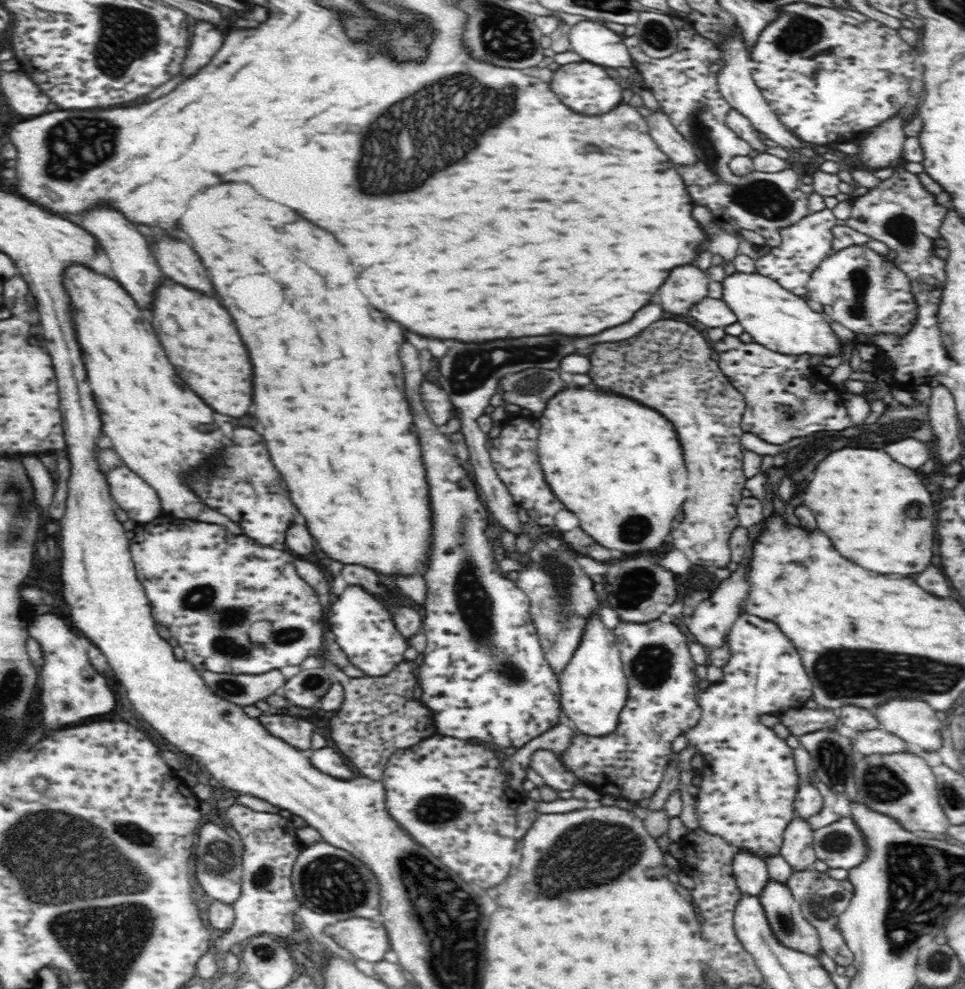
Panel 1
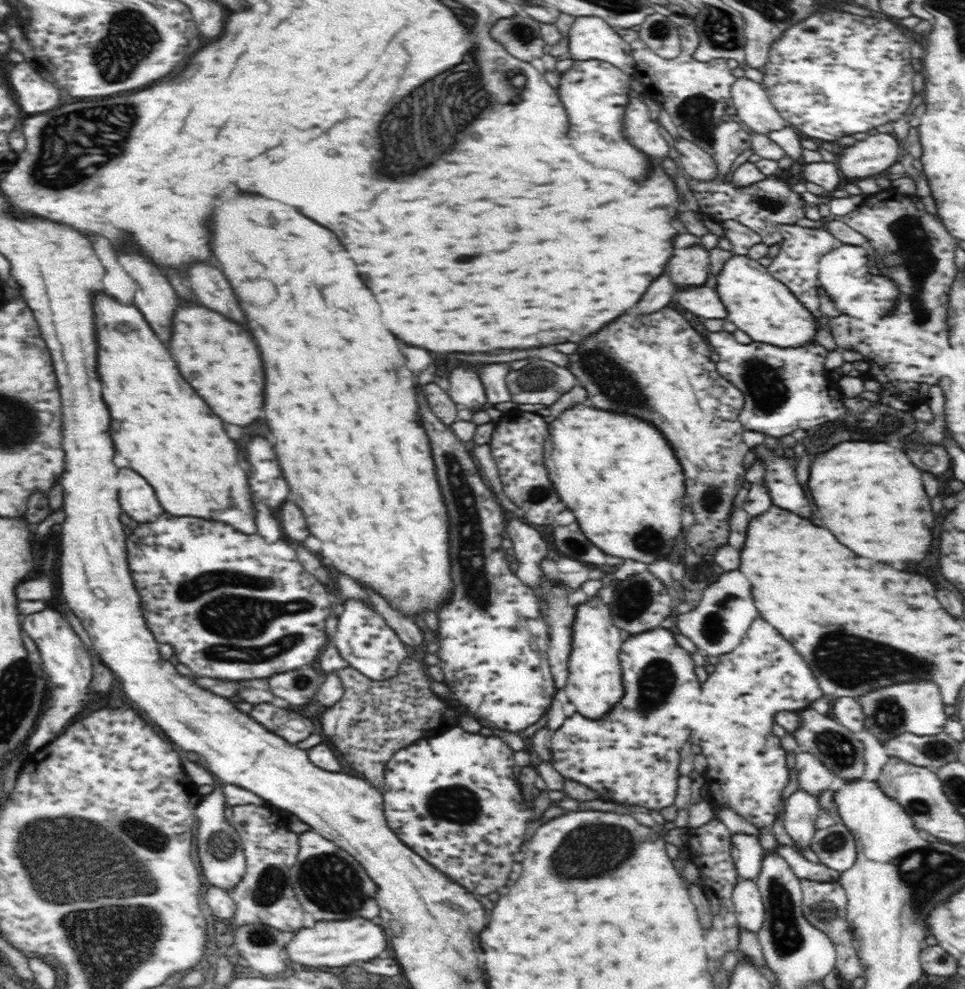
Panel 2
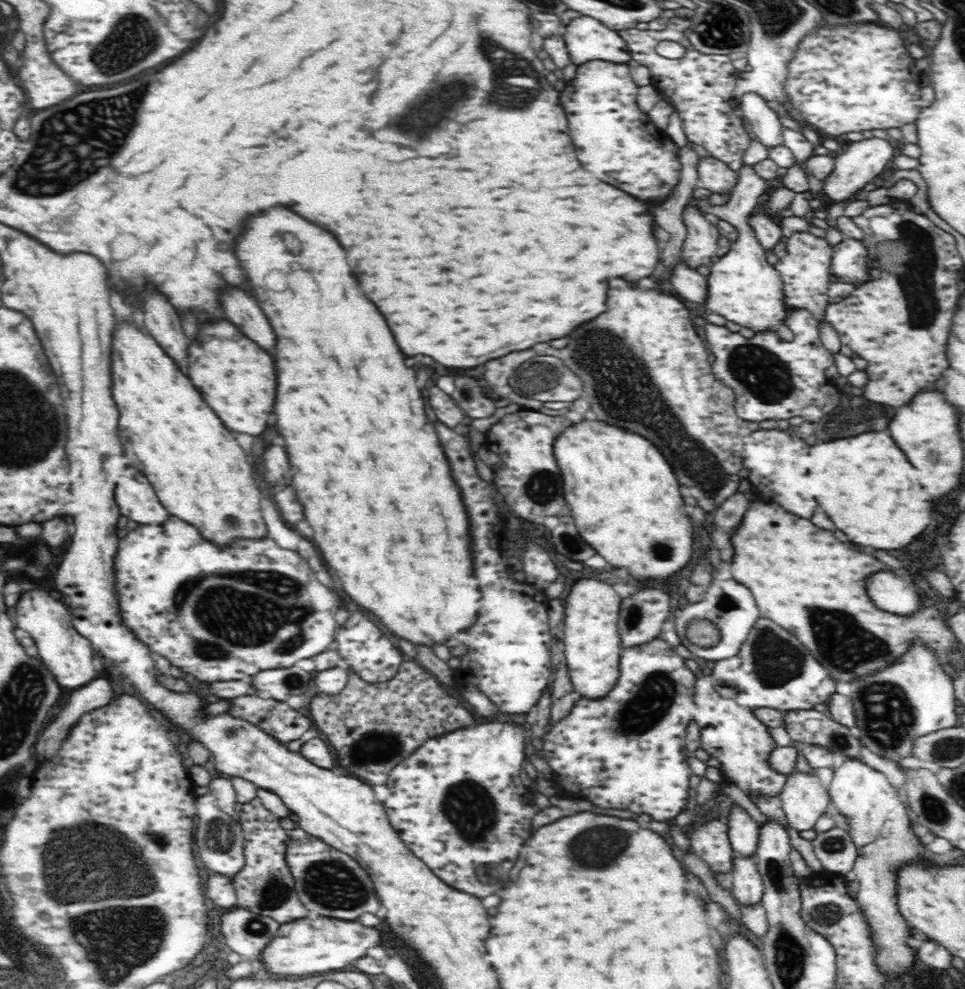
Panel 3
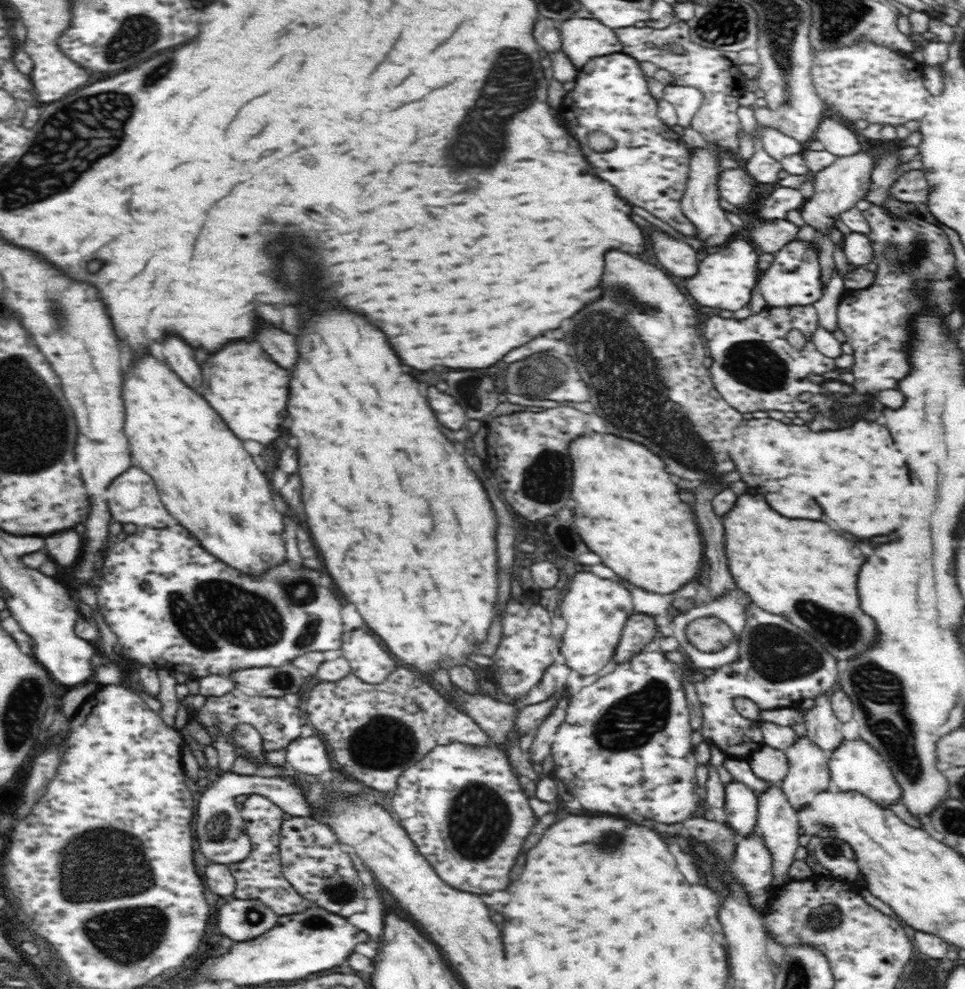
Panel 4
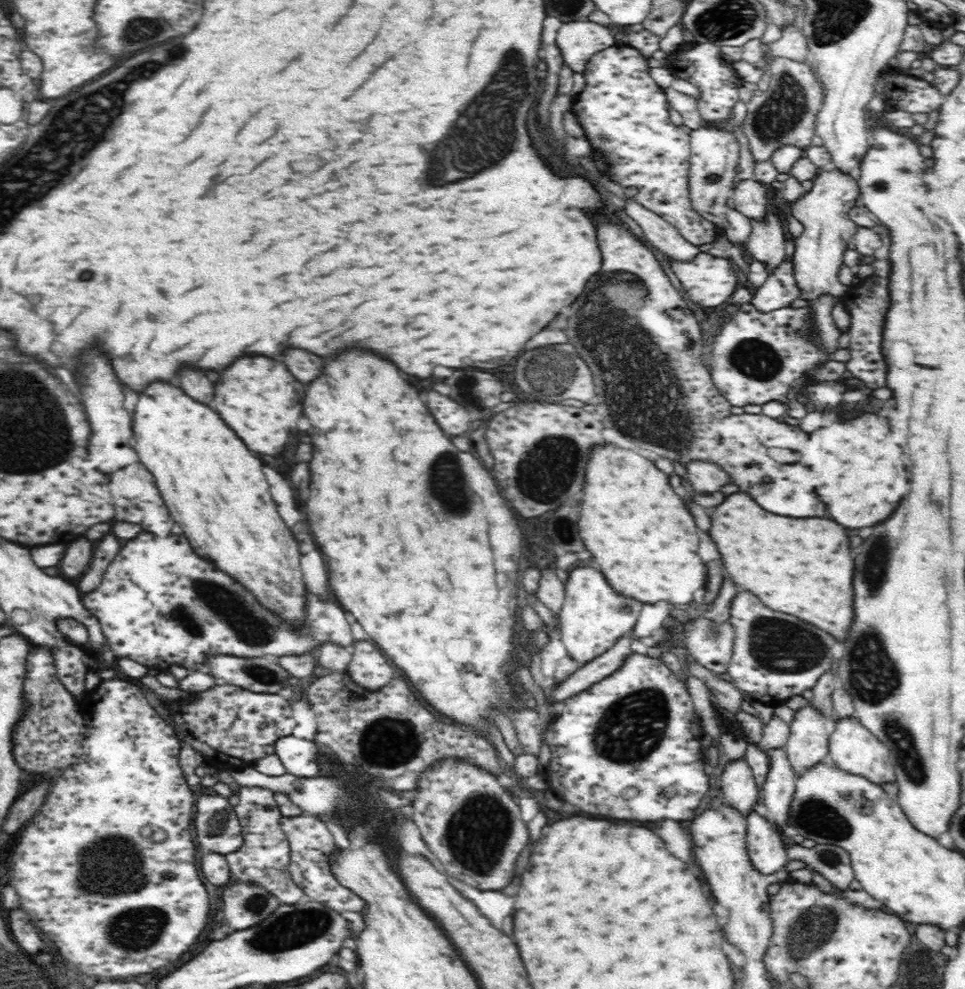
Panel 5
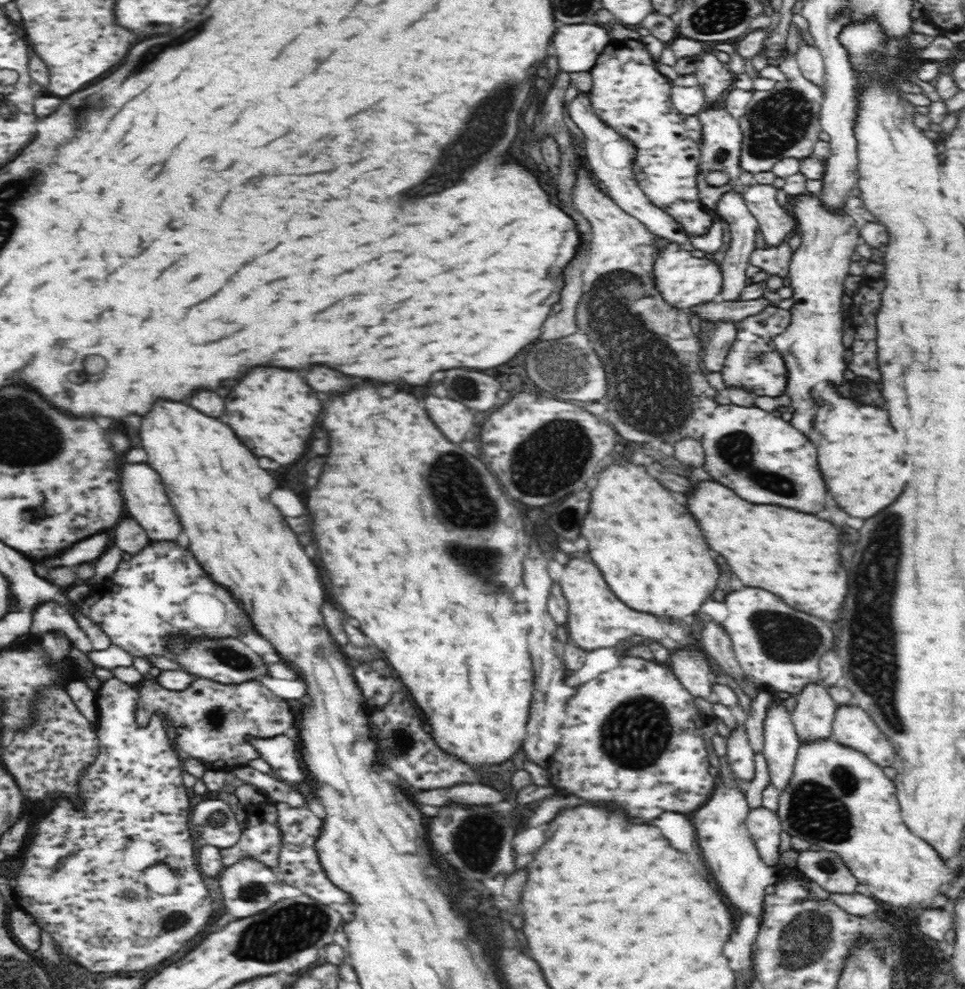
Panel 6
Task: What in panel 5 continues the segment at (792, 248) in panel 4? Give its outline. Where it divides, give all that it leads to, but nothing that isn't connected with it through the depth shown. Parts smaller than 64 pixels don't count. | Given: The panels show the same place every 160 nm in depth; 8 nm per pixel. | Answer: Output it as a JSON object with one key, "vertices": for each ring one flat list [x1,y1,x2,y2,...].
{"vertices":[[782,261,779,267,757,288,749,303,760,312,772,312,790,306,798,298,798,285,792,271,792,261]]}

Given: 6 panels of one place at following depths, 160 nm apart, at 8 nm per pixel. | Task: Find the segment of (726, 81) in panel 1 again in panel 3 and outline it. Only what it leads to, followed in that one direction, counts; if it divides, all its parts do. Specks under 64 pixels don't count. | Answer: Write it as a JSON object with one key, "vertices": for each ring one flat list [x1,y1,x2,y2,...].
{"vertices":[[756,91,738,94,738,110,750,122,753,136,762,142,764,146,772,147,785,144,782,138,782,124,778,114,768,107,767,100,762,98]]}

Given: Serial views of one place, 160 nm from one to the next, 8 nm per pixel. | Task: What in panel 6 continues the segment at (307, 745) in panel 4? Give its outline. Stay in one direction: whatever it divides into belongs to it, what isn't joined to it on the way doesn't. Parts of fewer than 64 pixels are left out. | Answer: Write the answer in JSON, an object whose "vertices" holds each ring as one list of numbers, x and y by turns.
{"vertices":[[287,734,272,738,249,737,260,759,270,765,270,774,285,783,296,784,306,778,302,755,298,752,296,742]]}

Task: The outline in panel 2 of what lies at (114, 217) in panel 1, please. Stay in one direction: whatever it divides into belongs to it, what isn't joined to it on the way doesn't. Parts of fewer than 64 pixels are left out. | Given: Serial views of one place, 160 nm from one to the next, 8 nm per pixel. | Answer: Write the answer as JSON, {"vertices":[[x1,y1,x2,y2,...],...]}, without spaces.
{"vertices":[[134,250,126,252,126,254,118,254,118,260,120,260,122,268,136,282,136,308,144,314,144,318,152,326,152,330,156,330,156,336,162,342,168,342,168,334,172,334,172,314,176,312,176,302,178,302,178,296,176,296,174,288,170,286,166,276,162,276,160,270,152,262,134,254]]}

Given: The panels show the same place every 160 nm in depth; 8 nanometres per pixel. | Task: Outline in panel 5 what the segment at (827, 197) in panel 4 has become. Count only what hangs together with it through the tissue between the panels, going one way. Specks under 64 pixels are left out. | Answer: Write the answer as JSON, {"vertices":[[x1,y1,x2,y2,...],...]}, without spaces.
{"vertices":[[838,169,832,172,819,172,813,180,813,187,795,200,790,206,790,215,802,223,804,230,799,237,794,238,795,251,792,256,792,271,798,285,798,298,808,301,808,309,812,309,812,341,816,341,816,347,830,355,821,344,819,332,815,328,815,302,824,295,840,298,849,289,848,286,838,281,838,272,843,266,844,252,848,250,848,243,859,227,850,219,849,210,859,204,859,185,852,176,844,174]]}

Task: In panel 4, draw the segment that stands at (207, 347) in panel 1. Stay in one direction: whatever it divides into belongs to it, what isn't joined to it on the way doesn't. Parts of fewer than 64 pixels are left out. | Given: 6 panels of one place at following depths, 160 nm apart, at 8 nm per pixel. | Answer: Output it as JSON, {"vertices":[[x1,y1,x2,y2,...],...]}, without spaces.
{"vertices":[[258,342,228,344,218,356,220,358,214,358,218,364,206,368,212,376,212,388,204,388,204,396,240,440,256,440,260,444,274,442,280,436,286,418,288,372,272,362]]}

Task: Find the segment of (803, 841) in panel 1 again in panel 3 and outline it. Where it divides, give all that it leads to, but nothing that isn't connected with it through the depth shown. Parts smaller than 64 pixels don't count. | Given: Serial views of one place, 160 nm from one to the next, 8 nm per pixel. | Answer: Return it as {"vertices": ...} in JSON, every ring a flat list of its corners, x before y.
{"vertices":[[814,769,792,771,778,794,789,828,802,832,812,830,820,816,831,810,829,790]]}

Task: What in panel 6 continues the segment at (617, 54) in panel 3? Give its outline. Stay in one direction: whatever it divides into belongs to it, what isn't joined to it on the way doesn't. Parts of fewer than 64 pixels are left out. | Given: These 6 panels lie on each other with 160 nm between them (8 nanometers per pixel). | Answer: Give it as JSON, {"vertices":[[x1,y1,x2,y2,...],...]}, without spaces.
{"vertices":[[594,24,561,25,552,42,560,71,574,75,574,72,592,70,608,40,608,32]]}

